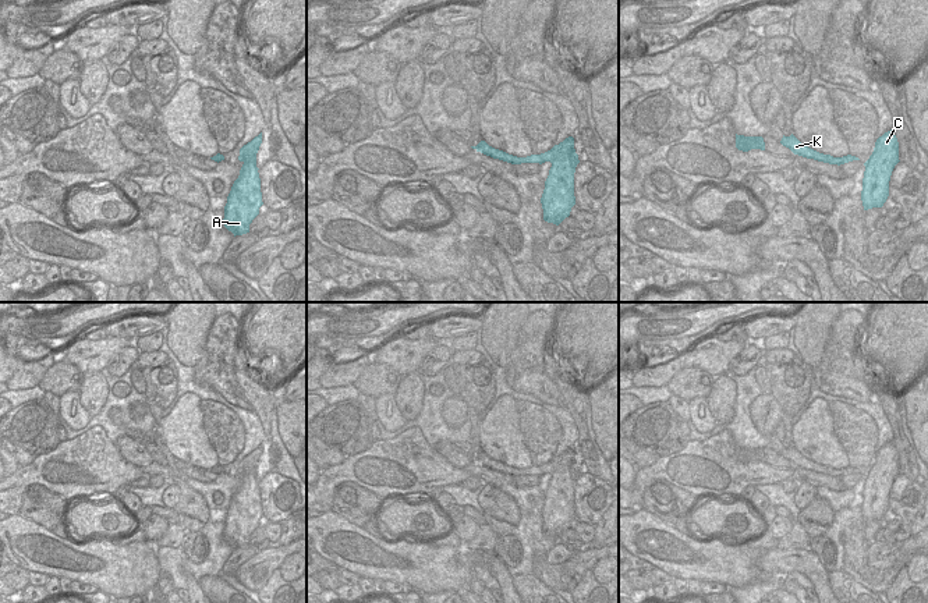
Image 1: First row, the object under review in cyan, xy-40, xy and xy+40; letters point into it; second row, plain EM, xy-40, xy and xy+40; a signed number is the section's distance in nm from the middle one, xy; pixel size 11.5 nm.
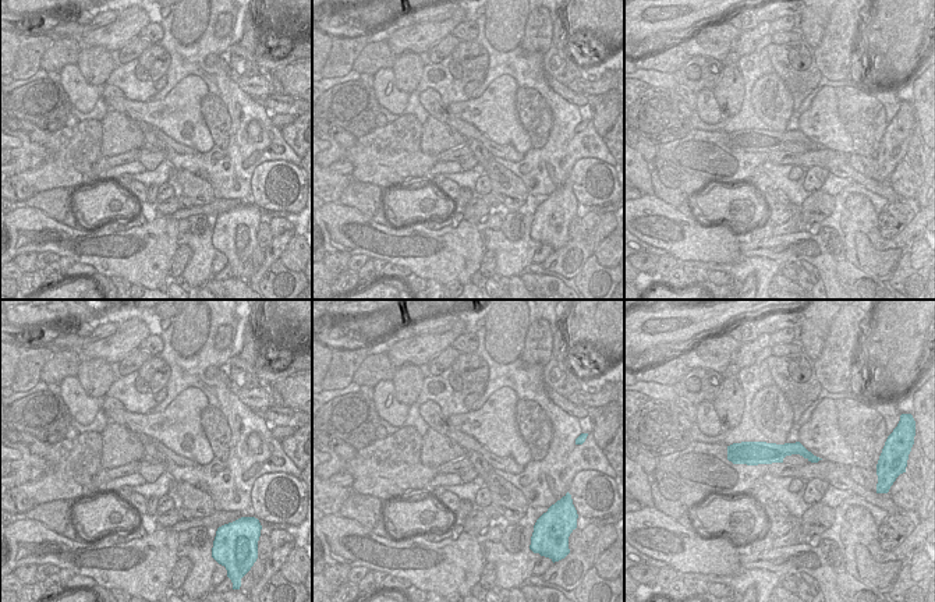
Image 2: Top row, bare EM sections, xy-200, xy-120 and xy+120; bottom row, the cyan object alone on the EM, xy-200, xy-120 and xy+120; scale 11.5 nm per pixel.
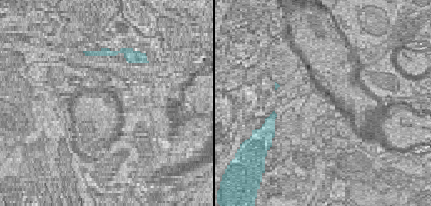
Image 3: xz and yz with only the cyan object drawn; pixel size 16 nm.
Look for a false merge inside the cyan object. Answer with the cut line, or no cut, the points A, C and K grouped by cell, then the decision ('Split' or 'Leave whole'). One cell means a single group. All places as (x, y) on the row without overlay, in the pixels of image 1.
Split along xy (538, 467), (544, 474). Groups: A C / K. Split.

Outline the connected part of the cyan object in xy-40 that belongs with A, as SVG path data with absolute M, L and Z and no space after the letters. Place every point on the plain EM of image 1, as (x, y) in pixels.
M262 444L240 461L242 473L238 490L234 493L224 518L224 539L235 547L249 545L249 536L263 517L261 490L256 479L256 465L262 455Z

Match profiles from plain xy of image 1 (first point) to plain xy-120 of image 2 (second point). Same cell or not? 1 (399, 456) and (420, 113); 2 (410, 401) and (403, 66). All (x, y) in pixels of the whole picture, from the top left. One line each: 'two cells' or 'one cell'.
1: two cells
2: one cell

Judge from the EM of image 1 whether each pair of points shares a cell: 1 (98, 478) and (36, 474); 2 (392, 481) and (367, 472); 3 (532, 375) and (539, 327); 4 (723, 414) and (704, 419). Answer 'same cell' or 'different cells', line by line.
1: same cell
2: same cell
3: same cell
4: different cells

